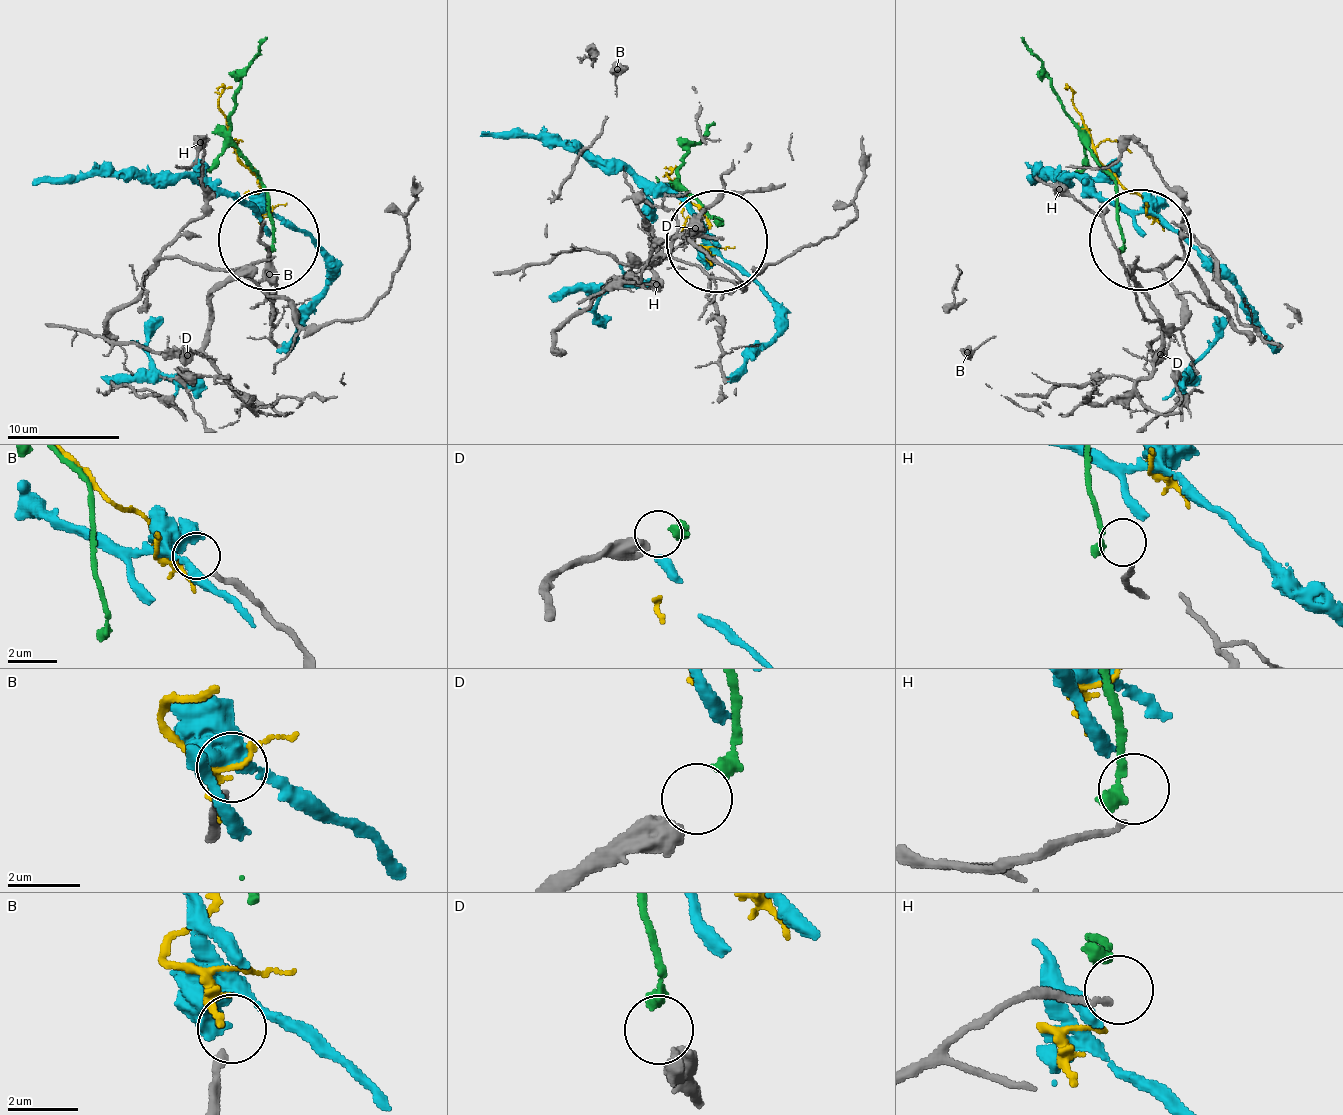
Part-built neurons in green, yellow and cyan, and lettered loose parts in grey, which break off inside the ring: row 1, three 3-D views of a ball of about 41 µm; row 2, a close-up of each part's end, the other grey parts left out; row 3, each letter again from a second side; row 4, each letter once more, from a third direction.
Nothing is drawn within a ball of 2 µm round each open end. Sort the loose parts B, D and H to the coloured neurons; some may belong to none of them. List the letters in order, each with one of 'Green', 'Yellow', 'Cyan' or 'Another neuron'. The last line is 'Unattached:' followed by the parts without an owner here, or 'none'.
B: Another neuron
D: Another neuron
H: Green
Unattached: B, D

